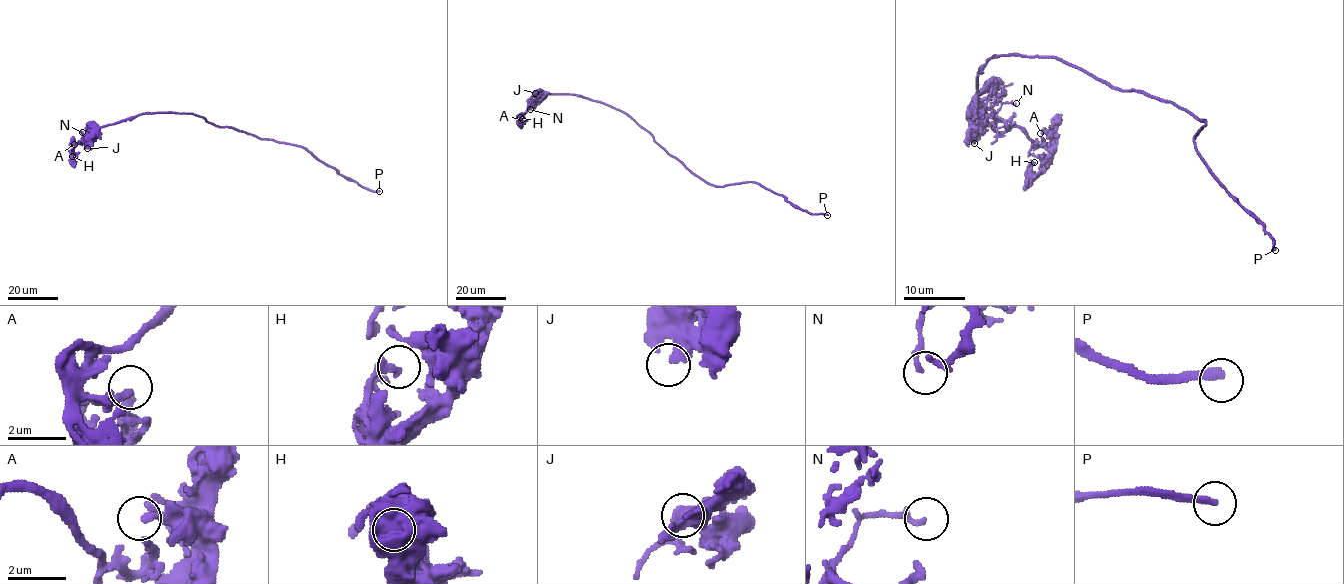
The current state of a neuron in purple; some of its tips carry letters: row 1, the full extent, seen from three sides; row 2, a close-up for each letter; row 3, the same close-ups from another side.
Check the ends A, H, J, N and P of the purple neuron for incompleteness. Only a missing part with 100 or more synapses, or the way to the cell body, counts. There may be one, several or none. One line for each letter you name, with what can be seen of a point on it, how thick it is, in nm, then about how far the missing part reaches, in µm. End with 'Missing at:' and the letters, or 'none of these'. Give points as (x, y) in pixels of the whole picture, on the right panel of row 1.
P: at (1275, 250); 240 nm thick; about 15 µm are missing
Missing at: P

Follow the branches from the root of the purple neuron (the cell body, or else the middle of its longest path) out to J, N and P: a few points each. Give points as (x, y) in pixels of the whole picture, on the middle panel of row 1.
J: (658, 144), (625, 113), (602, 103), (576, 94), (535, 93)
N: (658, 144), (625, 113), (578, 95), (539, 93), (531, 98), (530, 109)
P: (658, 144), (710, 184), (723, 186), (756, 182), (811, 214), (827, 215)

